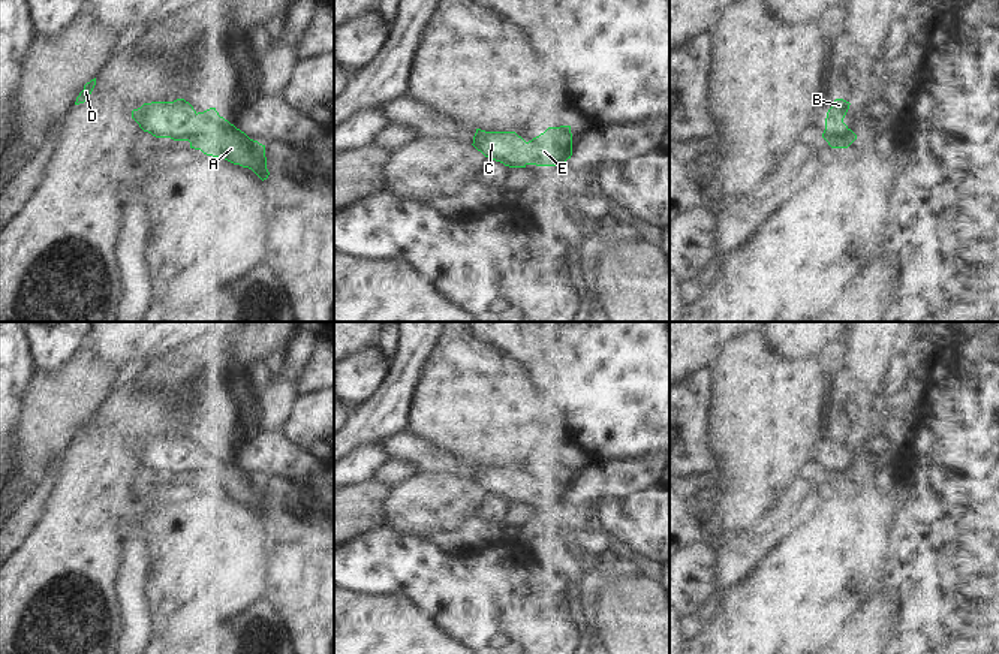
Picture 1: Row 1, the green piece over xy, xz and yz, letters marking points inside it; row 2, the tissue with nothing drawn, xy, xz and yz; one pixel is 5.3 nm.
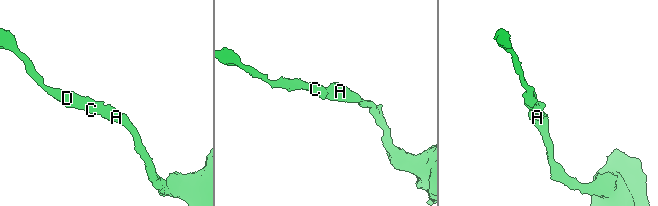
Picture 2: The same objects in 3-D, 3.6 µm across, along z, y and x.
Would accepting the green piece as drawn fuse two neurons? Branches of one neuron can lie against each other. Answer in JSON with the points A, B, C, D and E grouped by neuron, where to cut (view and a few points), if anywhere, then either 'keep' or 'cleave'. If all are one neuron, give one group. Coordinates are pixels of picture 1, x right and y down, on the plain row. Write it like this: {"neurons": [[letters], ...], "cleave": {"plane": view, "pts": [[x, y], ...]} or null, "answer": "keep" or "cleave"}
{"neurons": [["A", "B", "C", "D", "E"]], "cleave": null, "answer": "keep"}

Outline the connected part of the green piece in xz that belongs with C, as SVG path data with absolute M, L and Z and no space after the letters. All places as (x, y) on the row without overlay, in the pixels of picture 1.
M571 461L548 462L526 477L515 467L476 464L472 480L485 492L509 503L562 501L572 491L572 468Z

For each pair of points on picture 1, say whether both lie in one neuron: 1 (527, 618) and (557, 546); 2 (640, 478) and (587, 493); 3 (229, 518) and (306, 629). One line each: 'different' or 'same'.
1: different
2: same
3: different

